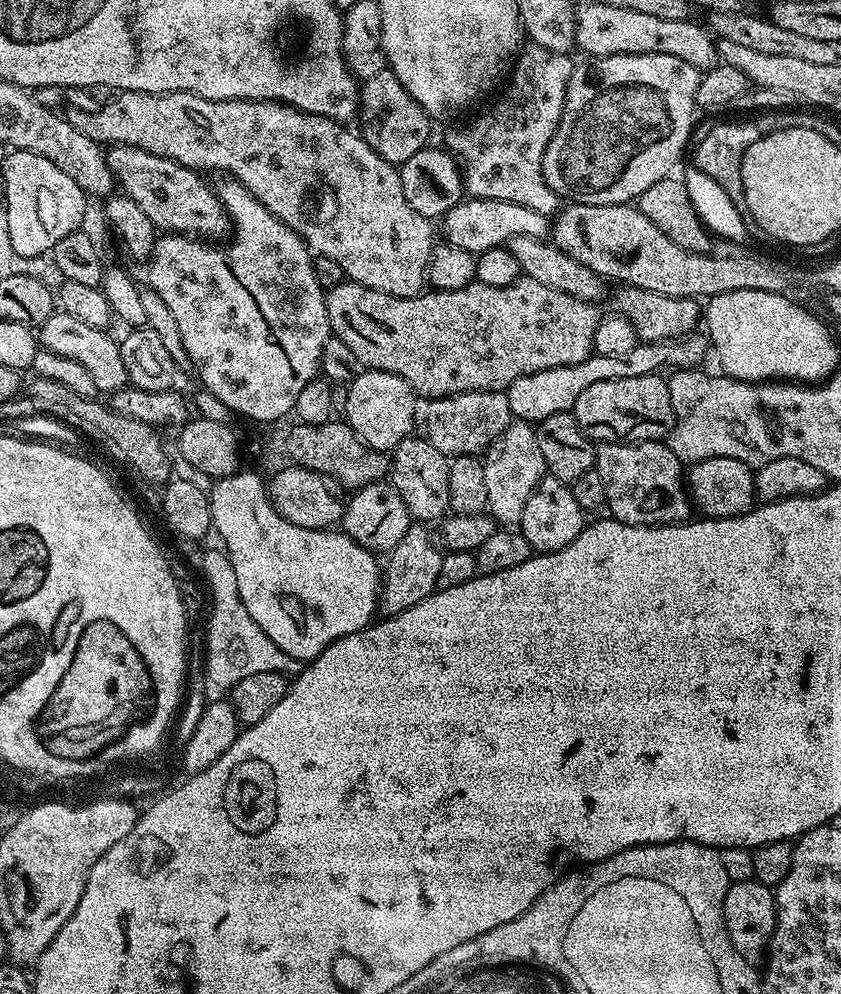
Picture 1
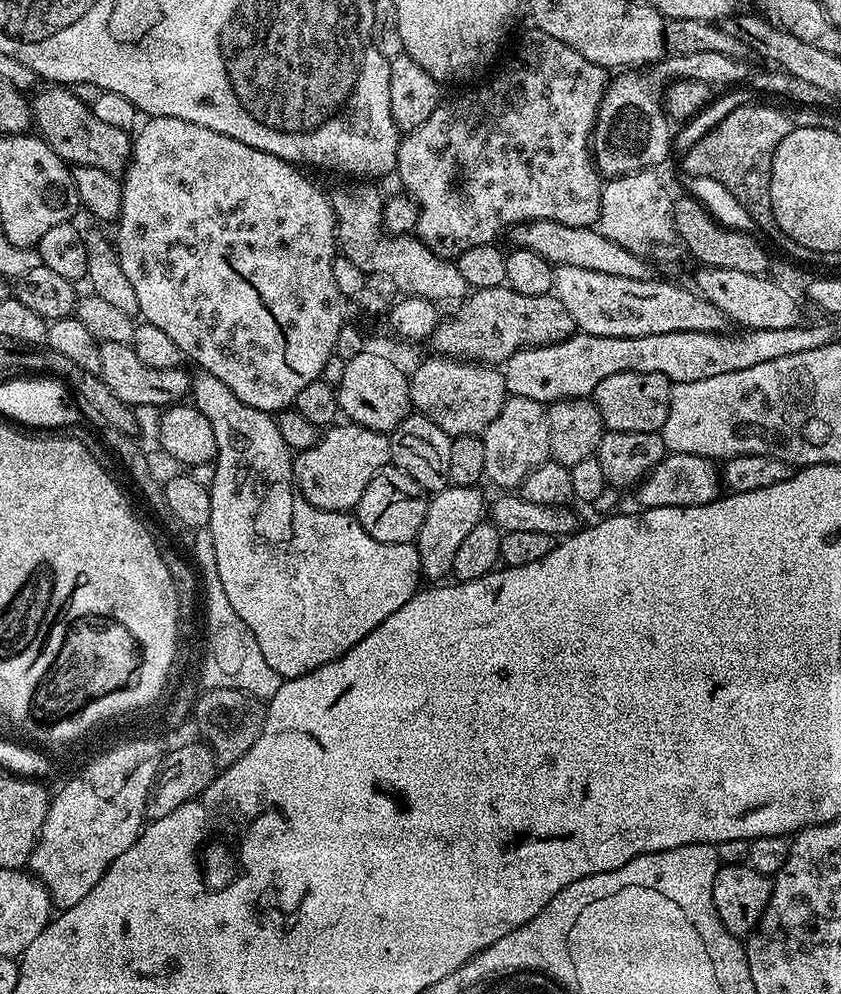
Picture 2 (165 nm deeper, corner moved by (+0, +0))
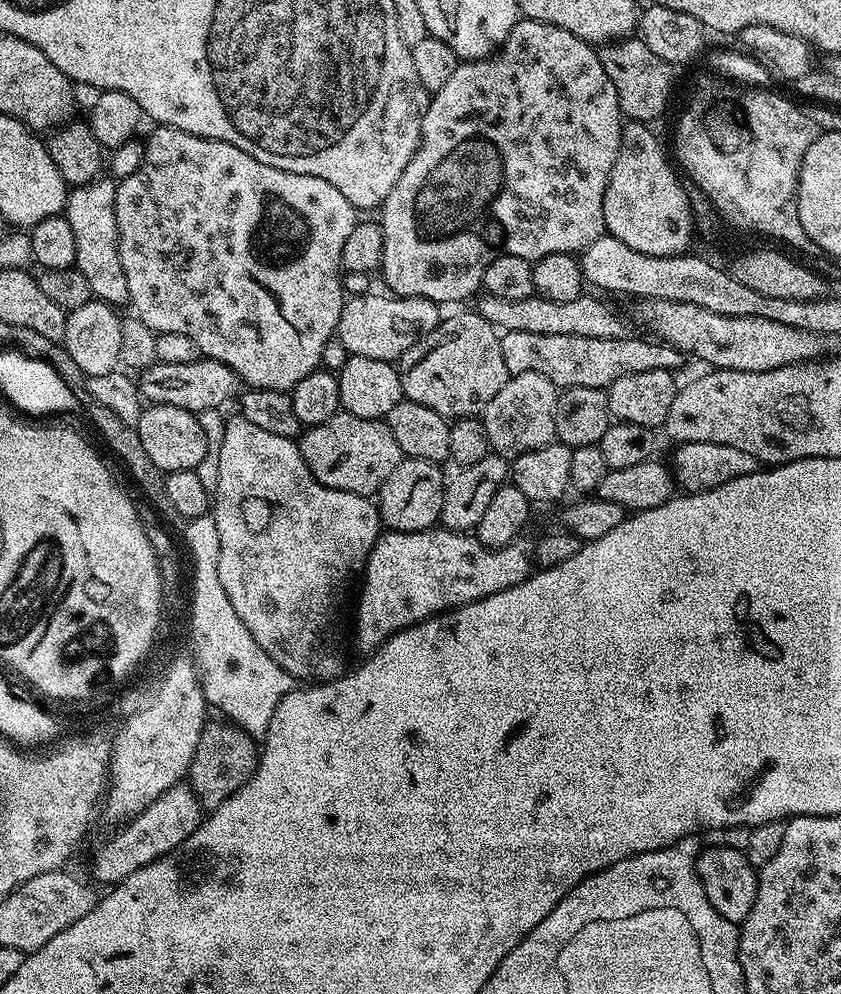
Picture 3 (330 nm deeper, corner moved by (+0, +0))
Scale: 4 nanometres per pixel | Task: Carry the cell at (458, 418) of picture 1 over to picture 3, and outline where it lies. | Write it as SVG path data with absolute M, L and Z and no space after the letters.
M475 310L460 312L457 316L445 315L423 345L424 353L417 360L415 351L405 352L400 357L398 368L403 399L418 402L418 406L430 406L430 410L452 422L479 417L508 381L500 337L498 329Z

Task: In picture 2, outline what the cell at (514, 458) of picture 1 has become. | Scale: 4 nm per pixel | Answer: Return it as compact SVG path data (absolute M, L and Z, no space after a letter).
M509 396L502 406L502 414L490 422L482 439L486 446L487 483L497 484L500 490L516 490L538 466L549 463L550 426L548 409L530 398Z

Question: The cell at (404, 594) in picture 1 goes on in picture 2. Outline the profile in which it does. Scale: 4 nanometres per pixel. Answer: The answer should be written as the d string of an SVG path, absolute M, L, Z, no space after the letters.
M449 486L429 499L426 518L414 541L425 581L440 582L452 576L458 545L466 539L466 534L470 534L470 530L474 530L474 526L481 524L486 516L486 500L484 504L484 496L480 490L476 486Z

